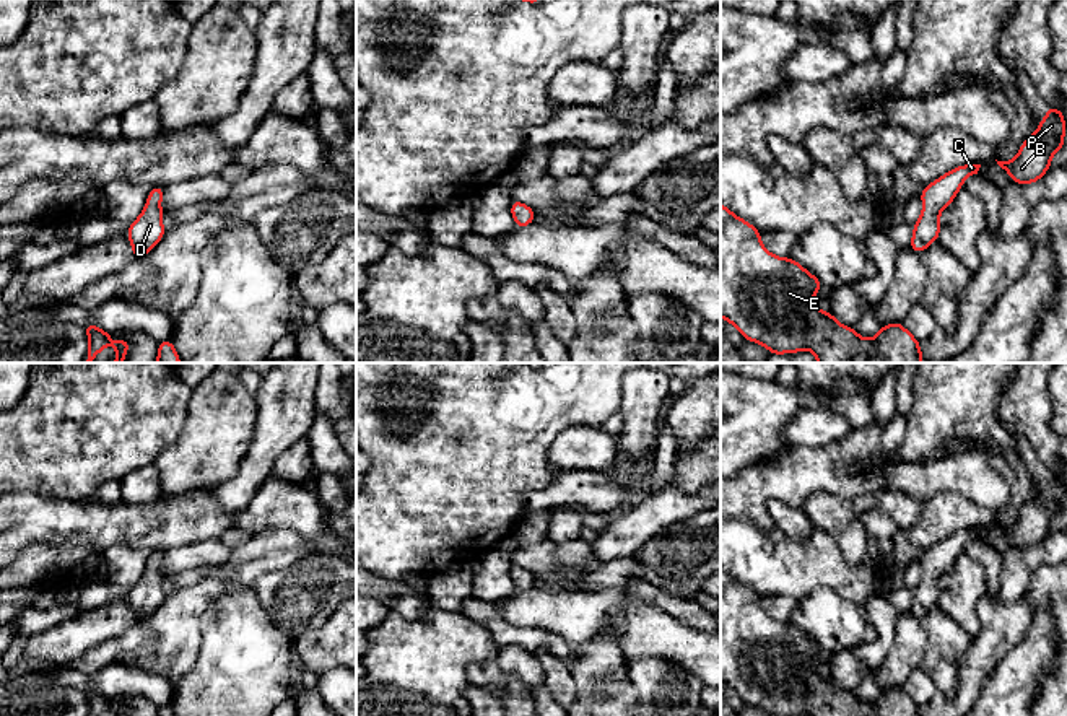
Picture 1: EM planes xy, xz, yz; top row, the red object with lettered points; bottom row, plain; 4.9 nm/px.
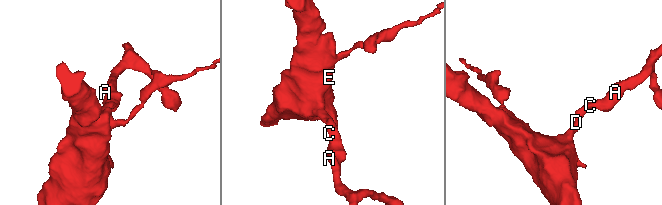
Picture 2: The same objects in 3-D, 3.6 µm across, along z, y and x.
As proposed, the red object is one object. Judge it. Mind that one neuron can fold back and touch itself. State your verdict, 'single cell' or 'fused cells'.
single cell

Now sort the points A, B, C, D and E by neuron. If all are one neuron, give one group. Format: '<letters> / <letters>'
A B C D E

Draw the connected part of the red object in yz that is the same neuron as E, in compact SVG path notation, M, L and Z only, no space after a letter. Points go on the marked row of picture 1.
M721 203L721 317L734 324L745 340L766 347L771 355L812 350L818 363L922 363L919 342L901 322L880 327L877 337L869 340L859 337L856 327L841 325L833 312L821 312L812 299L823 283L792 257L781 259L768 252L760 236L753 225Z

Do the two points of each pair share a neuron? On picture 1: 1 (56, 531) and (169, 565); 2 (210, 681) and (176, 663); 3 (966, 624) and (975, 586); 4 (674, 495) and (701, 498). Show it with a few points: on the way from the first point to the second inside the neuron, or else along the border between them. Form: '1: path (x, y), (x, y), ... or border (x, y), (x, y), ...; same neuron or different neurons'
1: border (200, 541), (165, 552); different neurons
2: border (199, 632), (199, 654), (174, 689); different neurons
3: path (966, 614), (966, 596); same neuron
4: path (680, 498), (695, 498); same neuron

